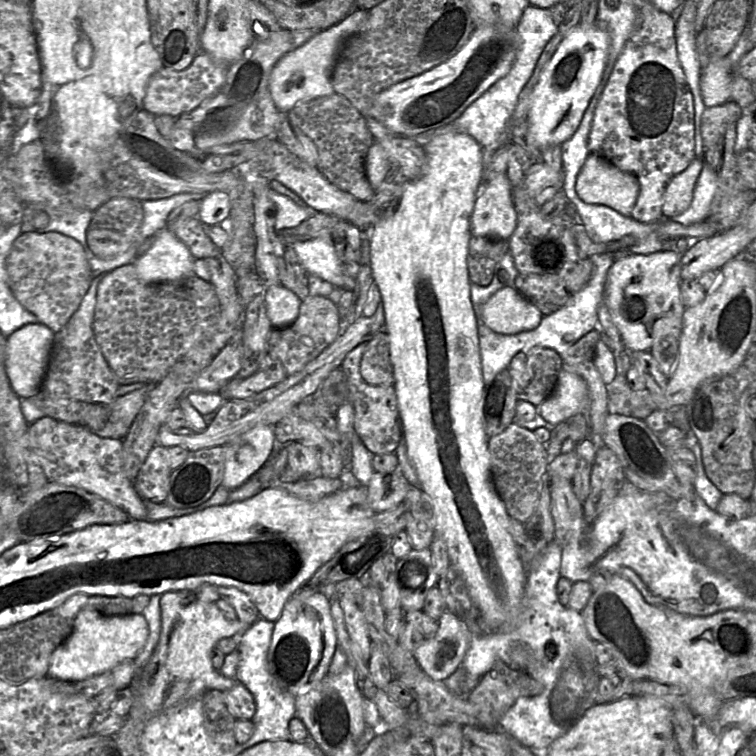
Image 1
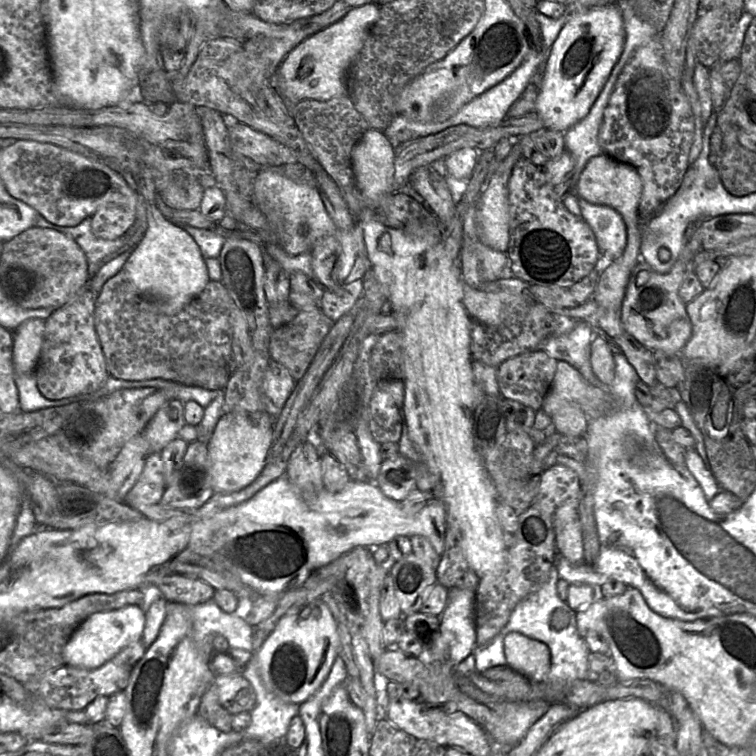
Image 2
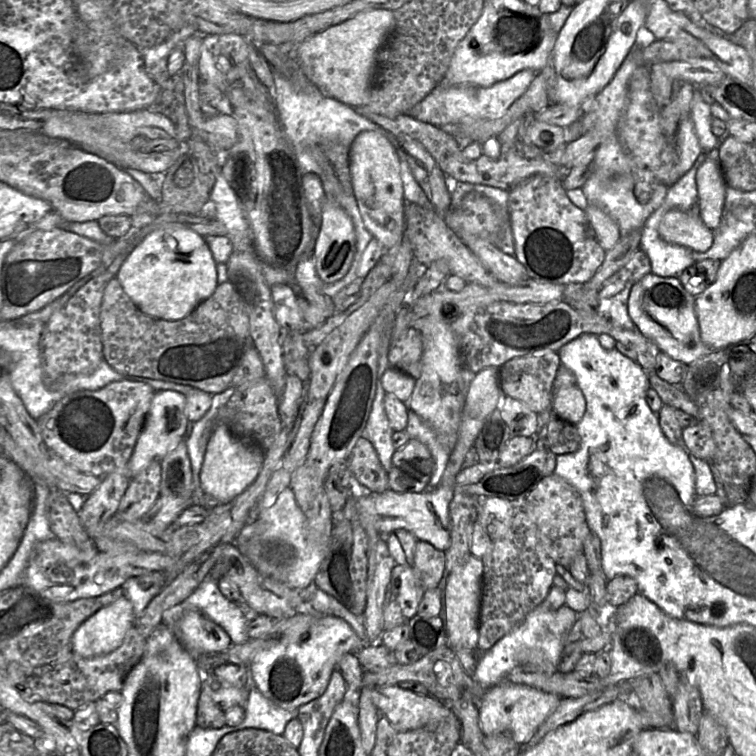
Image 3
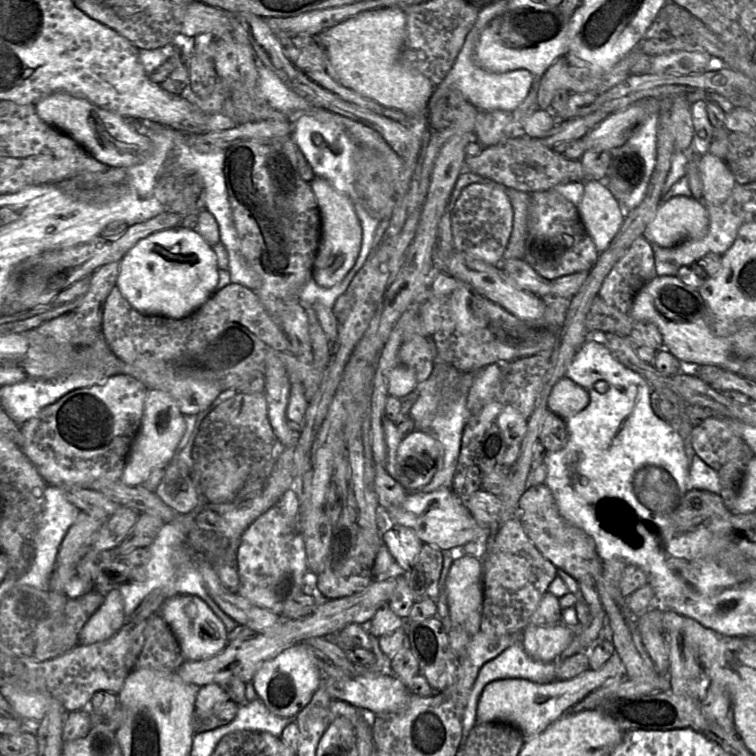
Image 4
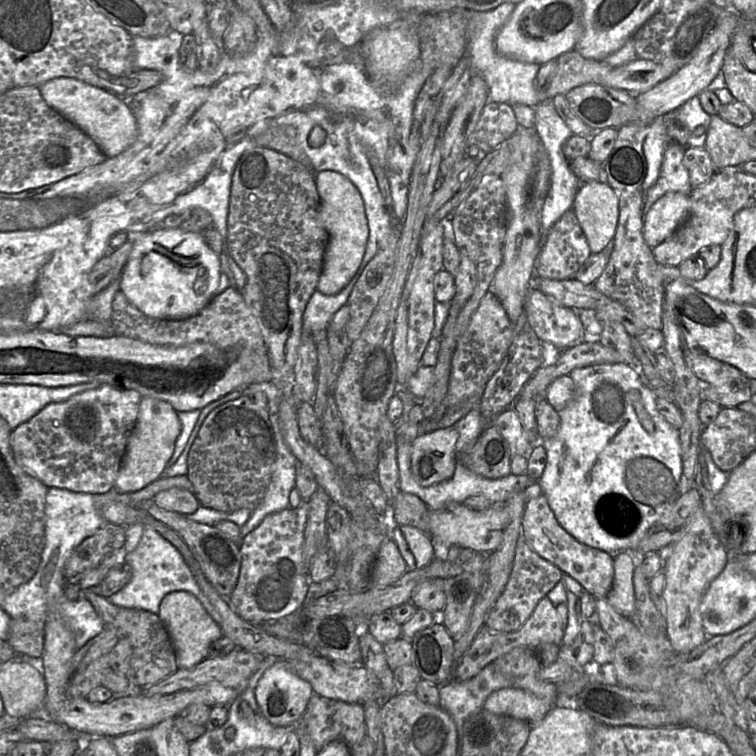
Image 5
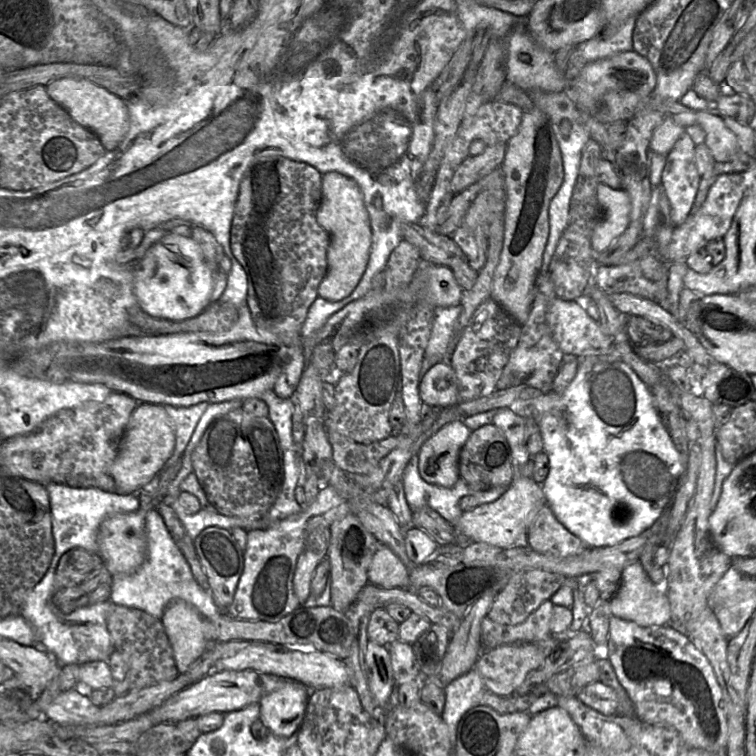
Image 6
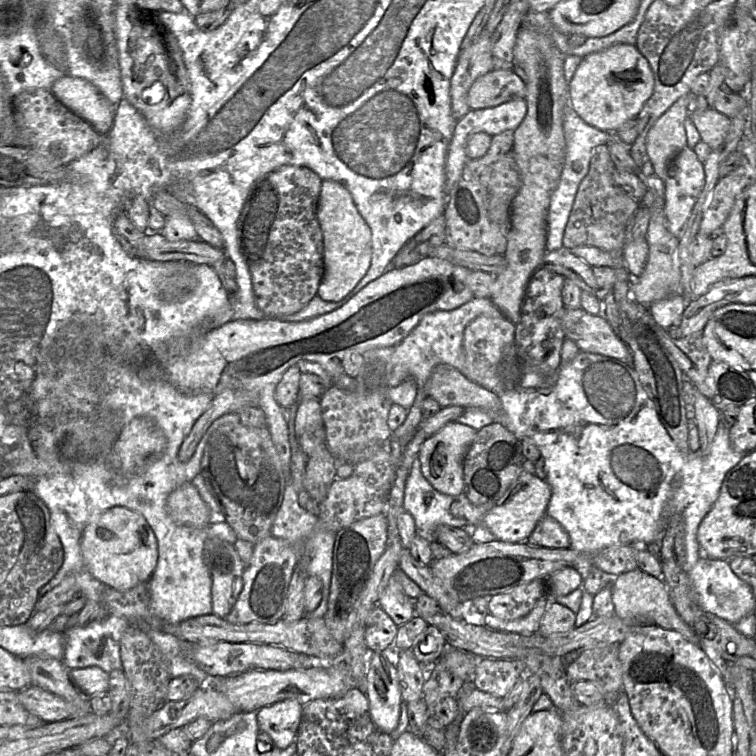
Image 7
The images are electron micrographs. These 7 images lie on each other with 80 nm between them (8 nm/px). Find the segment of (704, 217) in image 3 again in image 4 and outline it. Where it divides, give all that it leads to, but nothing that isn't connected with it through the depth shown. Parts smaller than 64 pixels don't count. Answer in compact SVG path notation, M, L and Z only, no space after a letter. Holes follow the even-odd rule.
M706 153L699 161L699 171L703 184L701 202L713 205L723 203L736 185L725 161Z

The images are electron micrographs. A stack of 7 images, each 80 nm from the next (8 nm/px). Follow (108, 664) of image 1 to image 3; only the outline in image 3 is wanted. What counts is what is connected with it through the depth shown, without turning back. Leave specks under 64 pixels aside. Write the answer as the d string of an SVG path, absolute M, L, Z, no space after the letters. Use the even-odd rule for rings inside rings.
M126 597L99 609L88 617L74 632L72 653L81 657L108 654L118 648L136 615Z

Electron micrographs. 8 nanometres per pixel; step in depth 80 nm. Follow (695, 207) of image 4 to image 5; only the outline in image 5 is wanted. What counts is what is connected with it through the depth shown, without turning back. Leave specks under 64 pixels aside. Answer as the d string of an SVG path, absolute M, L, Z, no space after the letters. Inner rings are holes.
M670 192L659 199L644 216L643 236L650 248L655 248L688 219L690 195Z

